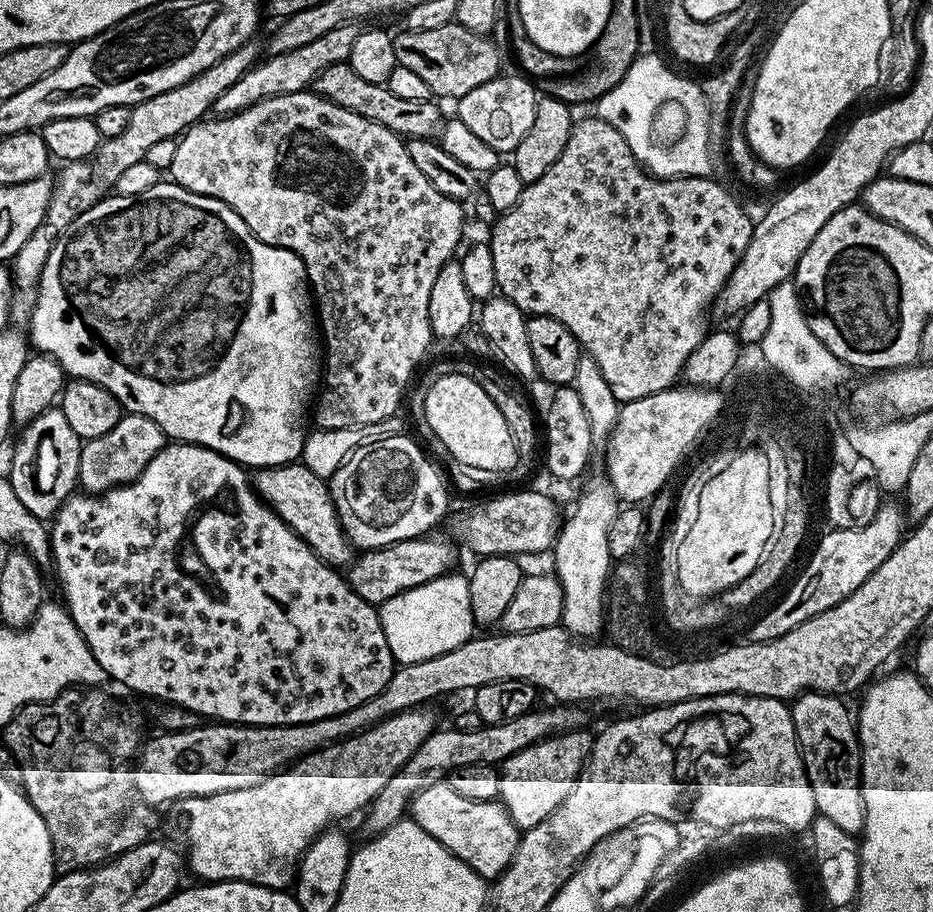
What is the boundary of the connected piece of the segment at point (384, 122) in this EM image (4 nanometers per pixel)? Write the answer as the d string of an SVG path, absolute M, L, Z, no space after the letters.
M347 62L326 66L326 70L322 70L322 74L318 74L312 81L310 88L317 96L380 124L401 138L426 140L435 137L442 127L442 115L435 99L398 98L398 94L390 94L387 84L366 82L366 78L361 78Z

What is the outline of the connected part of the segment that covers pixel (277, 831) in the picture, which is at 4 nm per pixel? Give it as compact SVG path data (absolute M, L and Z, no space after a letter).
M421 706L395 716L387 716L379 724L348 737L347 740L329 744L319 752L304 756L287 768L268 776L244 790L226 790L209 796L191 796L171 805L176 815L176 832L184 836L186 864L204 882L218 880L241 880L247 884L259 884L262 888L284 890L295 881L296 869L305 850L315 836L329 827L332 816L352 816L356 811L367 809L377 794L398 774L405 762L426 742L431 732L438 727L431 707Z

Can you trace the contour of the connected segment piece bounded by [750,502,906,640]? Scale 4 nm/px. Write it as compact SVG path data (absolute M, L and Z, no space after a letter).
M884 502L876 517L866 526L828 530L820 545L813 550L804 573L793 582L792 589L753 626L751 639L778 638L858 590L858 586L862 586L862 582L866 582L866 578L870 578L870 574L874 574L874 570L878 570L878 566L882 566L882 562L886 562L886 558L890 558L892 551L900 545L906 532L904 520L906 512L901 505L899 508L896 504Z

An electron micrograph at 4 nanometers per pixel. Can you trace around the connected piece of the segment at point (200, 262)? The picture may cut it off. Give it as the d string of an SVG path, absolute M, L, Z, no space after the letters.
M161 182L150 186L150 190L142 190L142 194L134 194L133 196L117 196L115 194L105 196L104 199L98 201L94 206L90 206L90 210L82 210L82 214L78 214L78 218L74 218L74 222L70 222L70 226L66 226L64 233L57 238L55 246L50 250L50 258L46 258L44 269L40 275L38 295L40 295L40 300L38 296L38 299L33 303L30 309L32 321L29 322L28 328L26 327L31 347L37 353L47 354L55 358L64 367L64 371L69 377L77 380L89 380L106 390L110 390L110 394L114 394L114 398L118 398L121 409L125 413L142 414L154 422L158 422L158 426L162 426L165 437L185 444L200 444L203 448L209 448L226 458L235 460L237 464L248 470L277 468L283 464L295 464L301 459L304 450L304 437L306 435L304 415L307 412L309 415L310 405L314 400L314 393L317 391L318 385L322 380L322 336L318 331L317 325L314 323L314 308L310 303L308 275L304 269L302 258L295 256L288 248L275 248L269 244L264 244L252 233L250 226L246 226L246 222L242 222L242 218L238 218L238 214L234 214L234 210L230 210L230 206L226 206L218 198L194 194L190 190L183 188L181 184L175 182Z

